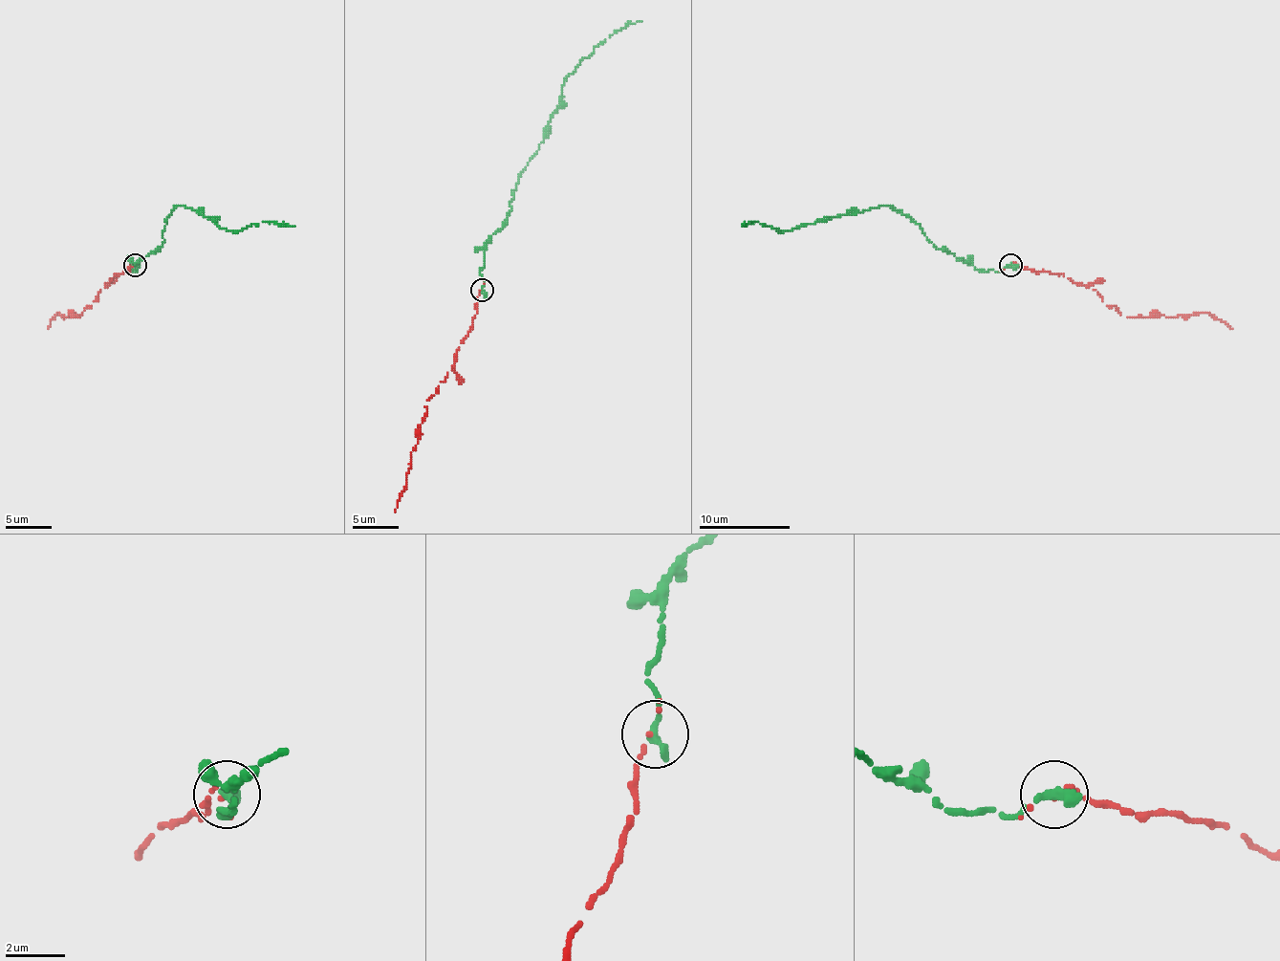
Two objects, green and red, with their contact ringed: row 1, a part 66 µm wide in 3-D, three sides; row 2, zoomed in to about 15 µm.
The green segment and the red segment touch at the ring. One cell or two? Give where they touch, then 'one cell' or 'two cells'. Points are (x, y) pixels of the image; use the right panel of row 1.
at (1010, 265); one cell

